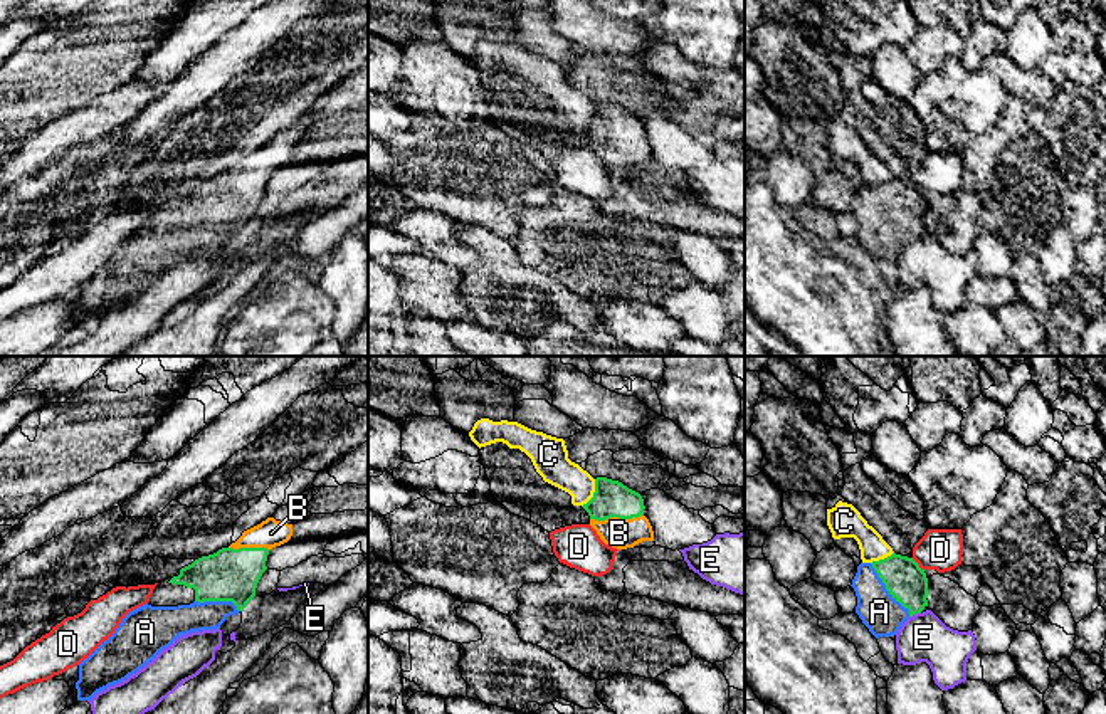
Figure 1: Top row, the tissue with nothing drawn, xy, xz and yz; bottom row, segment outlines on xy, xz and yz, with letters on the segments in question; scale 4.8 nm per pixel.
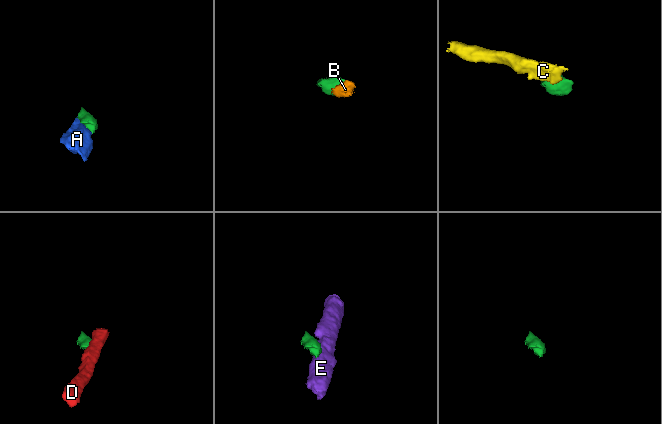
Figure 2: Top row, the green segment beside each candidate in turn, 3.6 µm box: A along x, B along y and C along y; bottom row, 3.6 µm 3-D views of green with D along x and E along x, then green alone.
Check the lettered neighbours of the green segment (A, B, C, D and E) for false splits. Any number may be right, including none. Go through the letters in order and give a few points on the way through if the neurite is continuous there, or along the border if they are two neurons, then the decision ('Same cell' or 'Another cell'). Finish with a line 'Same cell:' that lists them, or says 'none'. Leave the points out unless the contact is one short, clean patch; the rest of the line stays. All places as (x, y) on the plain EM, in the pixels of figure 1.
A: Path across: yz (905, 204), (896, 212), (888, 214), (879, 236). Same cell
B: Path across: xz (610, 123), (616, 140), (619, 157). Same cell
C: Boundary: xz (595, 103), (595, 113), (582, 130). Another cell
D: Boundary: yz (911, 182), (925, 194). Another cell
E: Boundary: yz (920, 236), (910, 241). Another cell
Same cell: A, B

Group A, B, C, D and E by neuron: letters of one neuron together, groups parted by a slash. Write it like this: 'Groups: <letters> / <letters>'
Groups: A B / C / D / E

